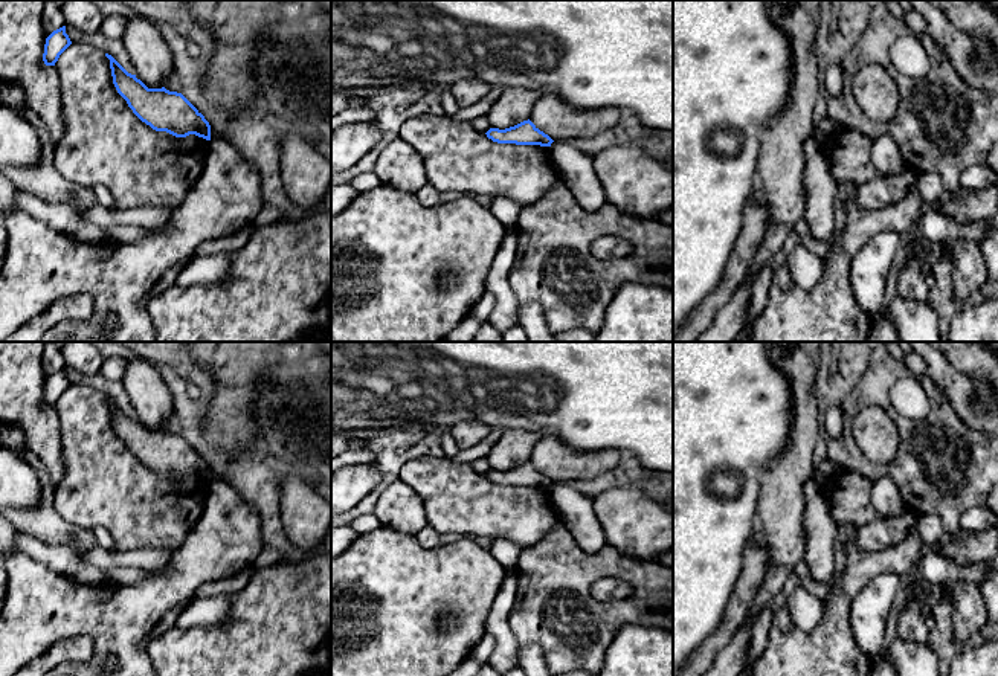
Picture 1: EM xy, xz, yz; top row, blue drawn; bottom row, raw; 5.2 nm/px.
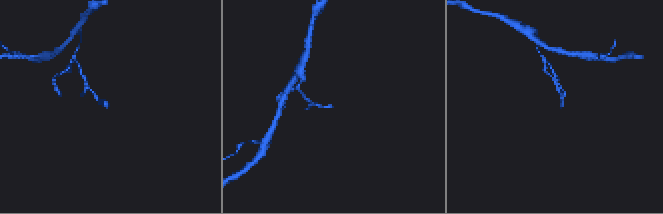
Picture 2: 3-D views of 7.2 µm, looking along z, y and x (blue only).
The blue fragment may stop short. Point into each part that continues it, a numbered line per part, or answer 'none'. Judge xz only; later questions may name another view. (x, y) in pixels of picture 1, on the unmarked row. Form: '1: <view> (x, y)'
none

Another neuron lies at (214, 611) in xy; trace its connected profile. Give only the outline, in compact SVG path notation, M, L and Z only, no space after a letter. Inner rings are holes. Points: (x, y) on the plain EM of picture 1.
M220 594L211 598L195 598L180 613L177 627L188 629L192 626L218 626L223 624L229 616L232 594Z

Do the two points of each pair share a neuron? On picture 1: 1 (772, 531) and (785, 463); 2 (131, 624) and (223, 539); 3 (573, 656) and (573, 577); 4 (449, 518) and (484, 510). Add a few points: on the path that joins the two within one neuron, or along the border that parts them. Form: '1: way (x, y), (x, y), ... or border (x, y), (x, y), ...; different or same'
1: way (780, 515), (783, 479); same
2: way (154, 603), (200, 557); same
3: way (573, 637), (573, 597); same
4: way (458, 510), (475, 510); same

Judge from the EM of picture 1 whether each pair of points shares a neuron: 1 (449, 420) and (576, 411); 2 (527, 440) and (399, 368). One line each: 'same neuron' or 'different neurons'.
1: same neuron
2: different neurons

